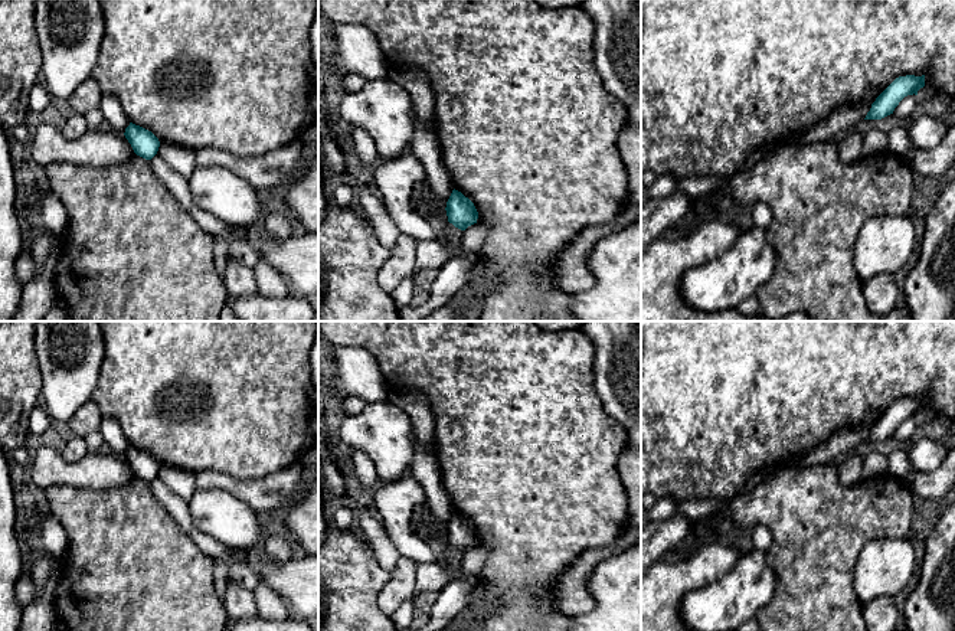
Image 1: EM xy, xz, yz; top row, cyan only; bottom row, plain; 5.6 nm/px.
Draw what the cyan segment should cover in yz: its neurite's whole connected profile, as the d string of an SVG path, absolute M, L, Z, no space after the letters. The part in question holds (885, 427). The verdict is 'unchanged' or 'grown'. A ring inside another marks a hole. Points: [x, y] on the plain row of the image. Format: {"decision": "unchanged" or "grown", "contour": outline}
{"decision": "unchanged", "contour": "M906 398L896 400L871 426L864 442L882 442L893 437L899 425L907 418L918 418L918 413L925 409L925 398Z"}

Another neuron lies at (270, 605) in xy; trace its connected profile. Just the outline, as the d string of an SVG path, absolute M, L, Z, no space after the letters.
M259 583L252 592L258 614L262 618L275 621L291 614L287 602L265 583Z

